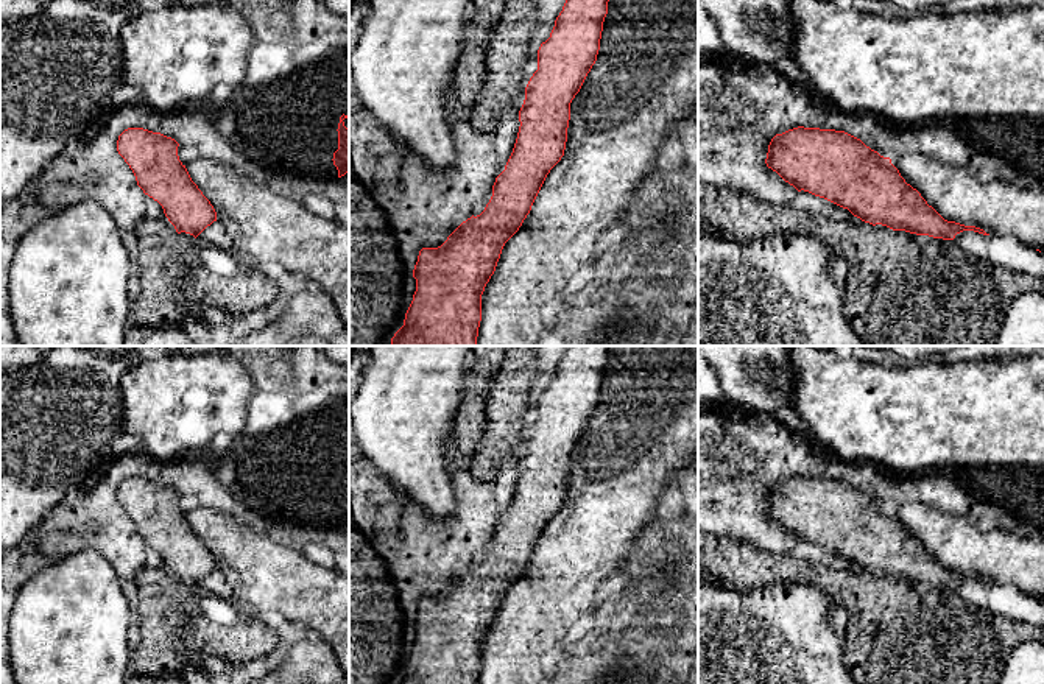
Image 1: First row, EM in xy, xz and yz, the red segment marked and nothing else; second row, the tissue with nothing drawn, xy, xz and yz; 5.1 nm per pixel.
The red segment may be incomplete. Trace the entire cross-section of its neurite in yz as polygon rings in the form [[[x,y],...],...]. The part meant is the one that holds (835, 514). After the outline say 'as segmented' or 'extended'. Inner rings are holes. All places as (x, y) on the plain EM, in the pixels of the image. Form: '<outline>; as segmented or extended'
[[[798,475],[776,483],[768,494],[765,513],[798,541],[824,547],[873,575],[882,573],[893,580],[943,589],[954,589],[963,580],[989,584],[980,576],[944,569],[905,531],[890,506],[880,505],[845,480]]]; as segmented

